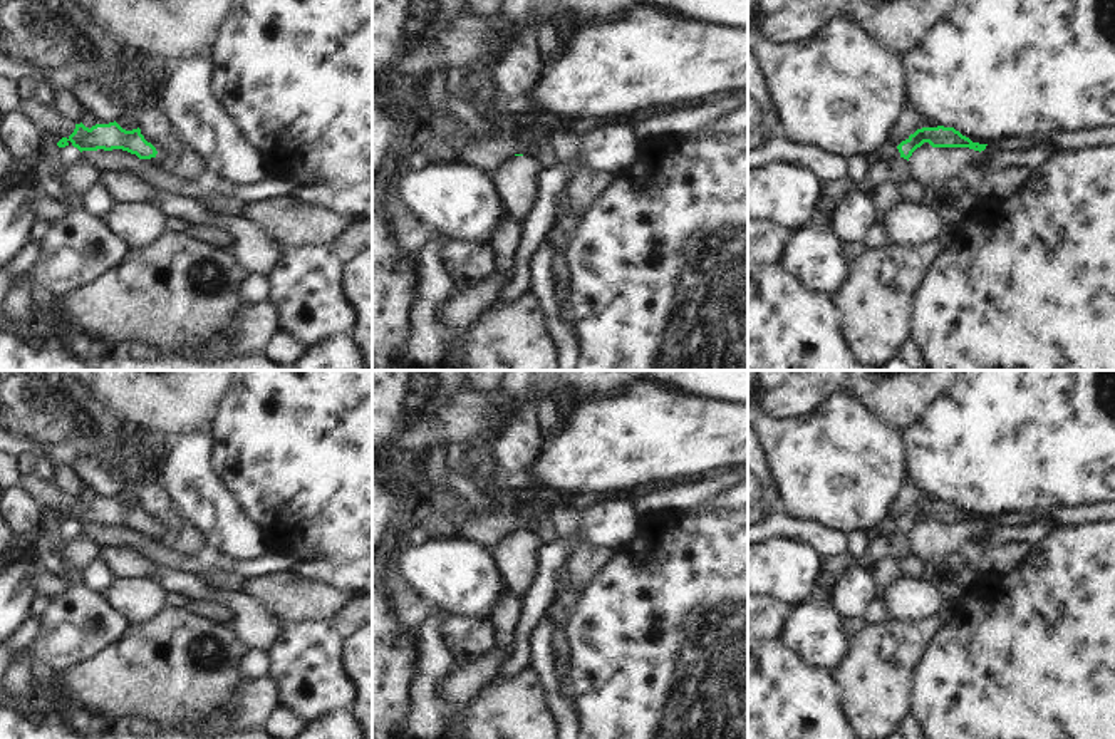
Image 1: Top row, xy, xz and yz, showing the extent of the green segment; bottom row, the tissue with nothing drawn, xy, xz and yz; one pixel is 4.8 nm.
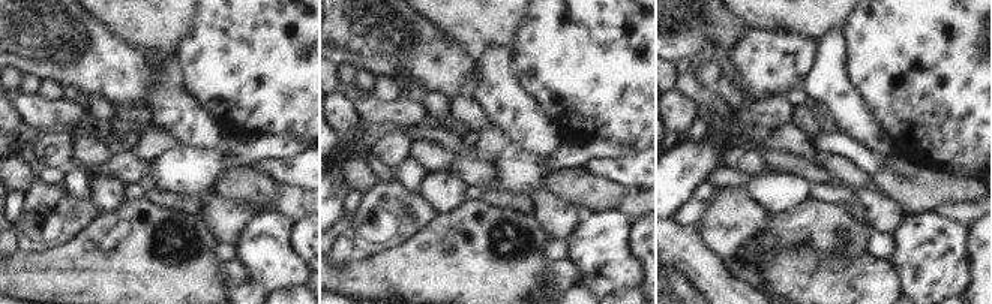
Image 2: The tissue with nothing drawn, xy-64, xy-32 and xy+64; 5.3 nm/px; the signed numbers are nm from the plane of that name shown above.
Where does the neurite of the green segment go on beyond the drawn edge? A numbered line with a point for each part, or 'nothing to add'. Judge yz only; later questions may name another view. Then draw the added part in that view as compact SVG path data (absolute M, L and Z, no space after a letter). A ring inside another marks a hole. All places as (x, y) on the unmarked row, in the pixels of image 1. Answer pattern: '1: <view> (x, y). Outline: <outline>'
nothing to add.

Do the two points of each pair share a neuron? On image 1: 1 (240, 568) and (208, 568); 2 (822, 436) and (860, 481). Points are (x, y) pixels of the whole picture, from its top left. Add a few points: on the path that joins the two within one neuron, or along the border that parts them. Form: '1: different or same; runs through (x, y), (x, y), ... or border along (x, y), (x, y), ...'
1: different; border along (205, 557), (245, 580)
2: same; runs through (834, 448), (839, 453), (839, 459), (849, 470)

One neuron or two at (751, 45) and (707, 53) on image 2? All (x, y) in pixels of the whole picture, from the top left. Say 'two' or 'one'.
two

